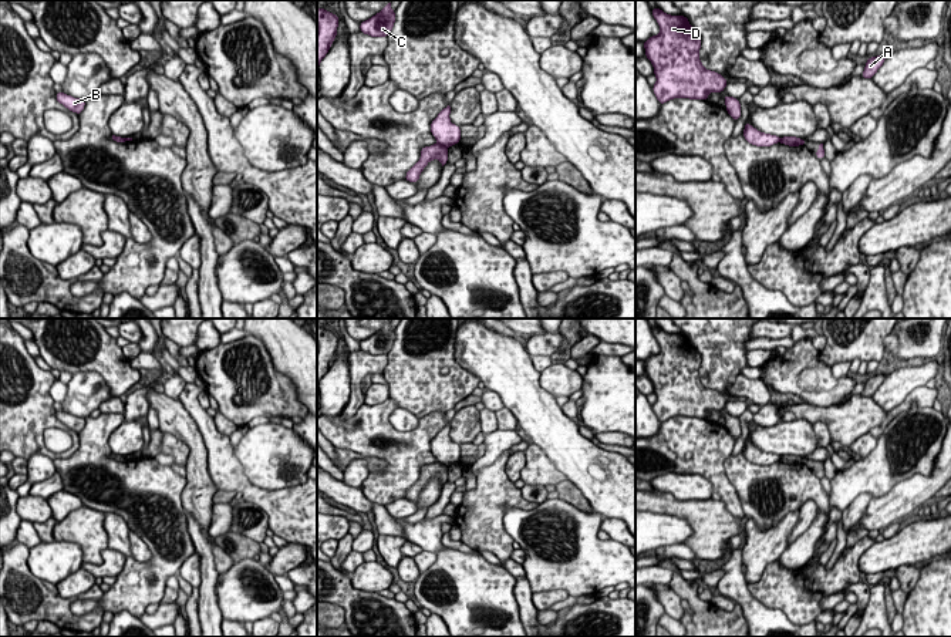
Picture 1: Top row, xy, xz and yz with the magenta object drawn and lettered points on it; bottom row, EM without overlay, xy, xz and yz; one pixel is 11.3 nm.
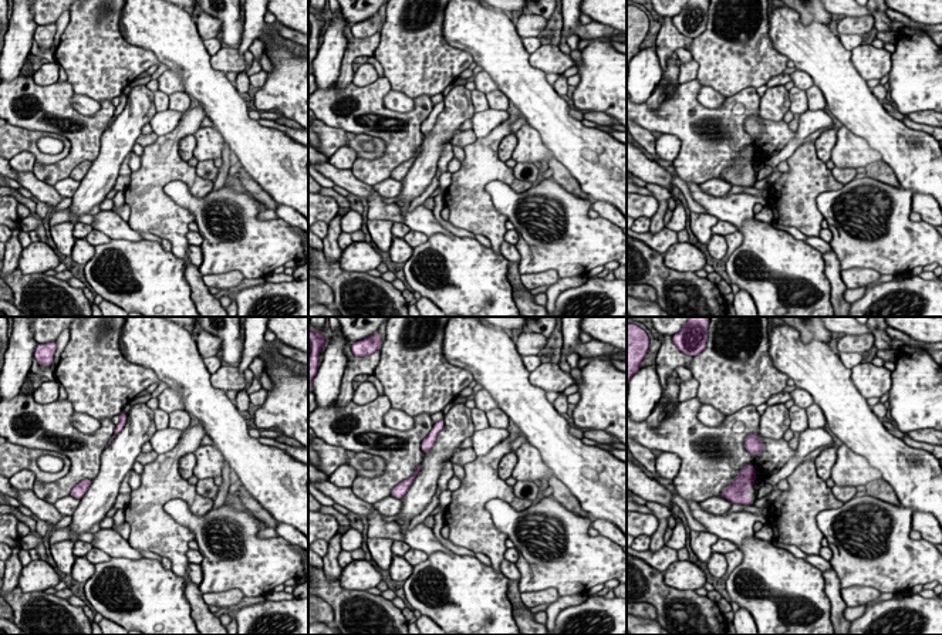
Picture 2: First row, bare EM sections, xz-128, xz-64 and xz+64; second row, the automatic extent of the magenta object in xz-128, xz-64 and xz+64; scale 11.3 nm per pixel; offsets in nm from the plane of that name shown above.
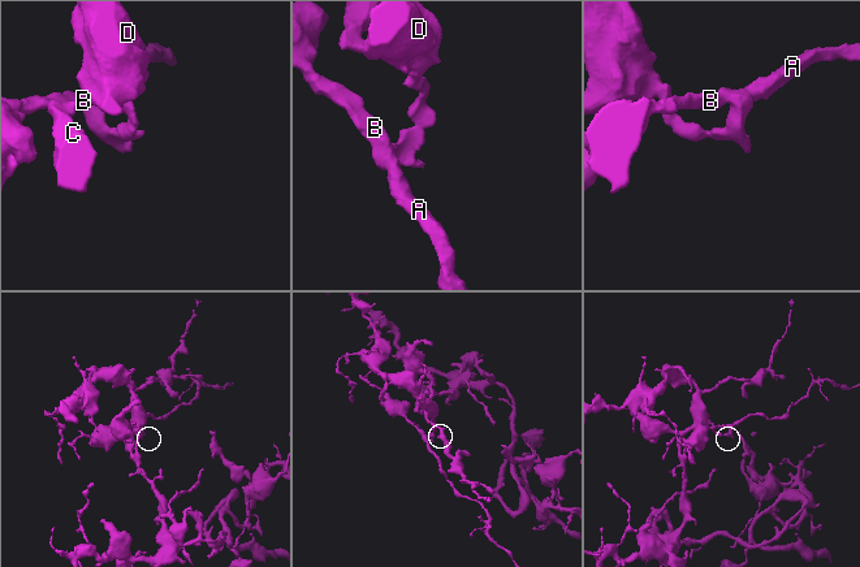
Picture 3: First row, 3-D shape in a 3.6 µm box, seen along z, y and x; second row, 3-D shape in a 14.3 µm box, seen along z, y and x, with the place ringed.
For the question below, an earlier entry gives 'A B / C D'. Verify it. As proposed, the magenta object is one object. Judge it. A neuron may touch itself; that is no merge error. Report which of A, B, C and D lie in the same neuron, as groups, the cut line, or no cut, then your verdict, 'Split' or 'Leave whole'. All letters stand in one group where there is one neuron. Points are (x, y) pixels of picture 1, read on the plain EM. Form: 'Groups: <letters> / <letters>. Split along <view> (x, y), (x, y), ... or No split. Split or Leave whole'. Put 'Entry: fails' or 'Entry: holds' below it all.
Groups: A B / C D. Split along xz (438, 461), (447, 465). Split
Entry: holds

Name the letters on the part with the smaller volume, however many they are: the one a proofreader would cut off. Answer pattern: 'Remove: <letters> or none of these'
Remove: A, B

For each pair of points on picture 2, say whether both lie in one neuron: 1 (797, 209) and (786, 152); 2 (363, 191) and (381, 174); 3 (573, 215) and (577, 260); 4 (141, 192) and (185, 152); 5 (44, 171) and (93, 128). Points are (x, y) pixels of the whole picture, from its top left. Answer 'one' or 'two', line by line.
1: two
2: two
3: one
4: two
5: one

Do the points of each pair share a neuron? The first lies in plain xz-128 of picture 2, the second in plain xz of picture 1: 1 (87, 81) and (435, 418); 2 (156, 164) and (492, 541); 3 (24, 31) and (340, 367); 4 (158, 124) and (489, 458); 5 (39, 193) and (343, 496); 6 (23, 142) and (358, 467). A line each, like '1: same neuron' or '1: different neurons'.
1: different neurons
2: same neuron
3: same neuron
4: same neuron
5: same neuron
6: different neurons

